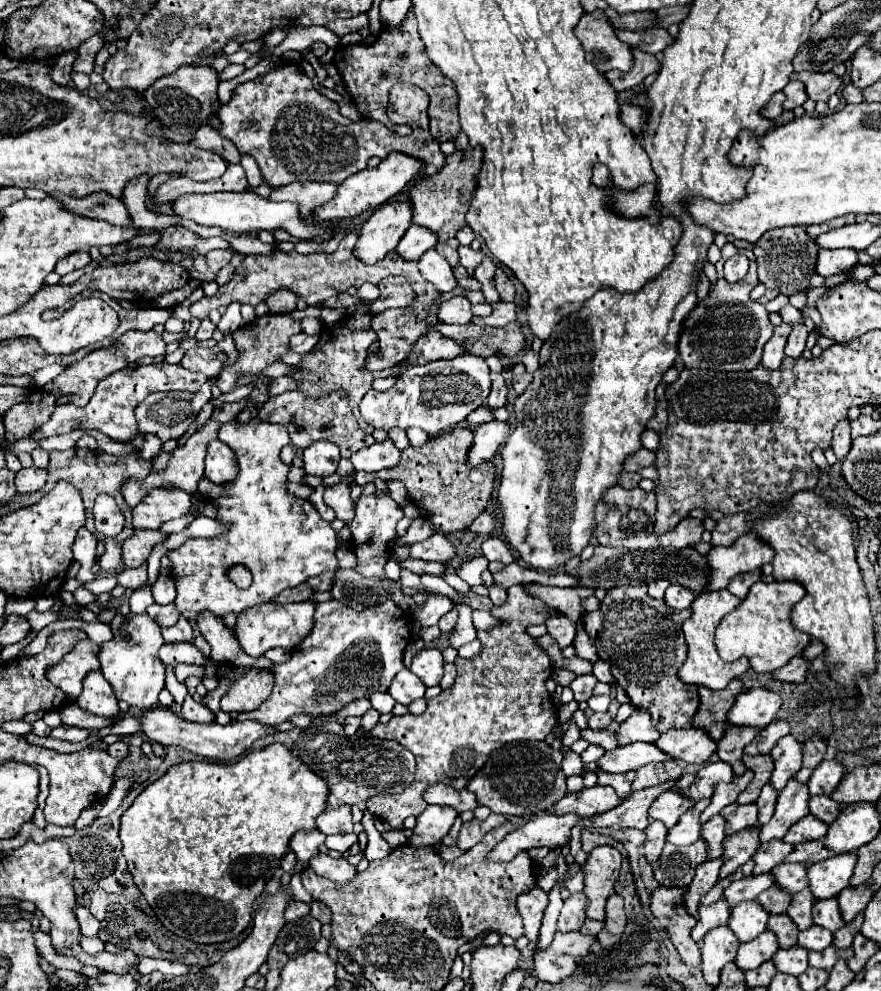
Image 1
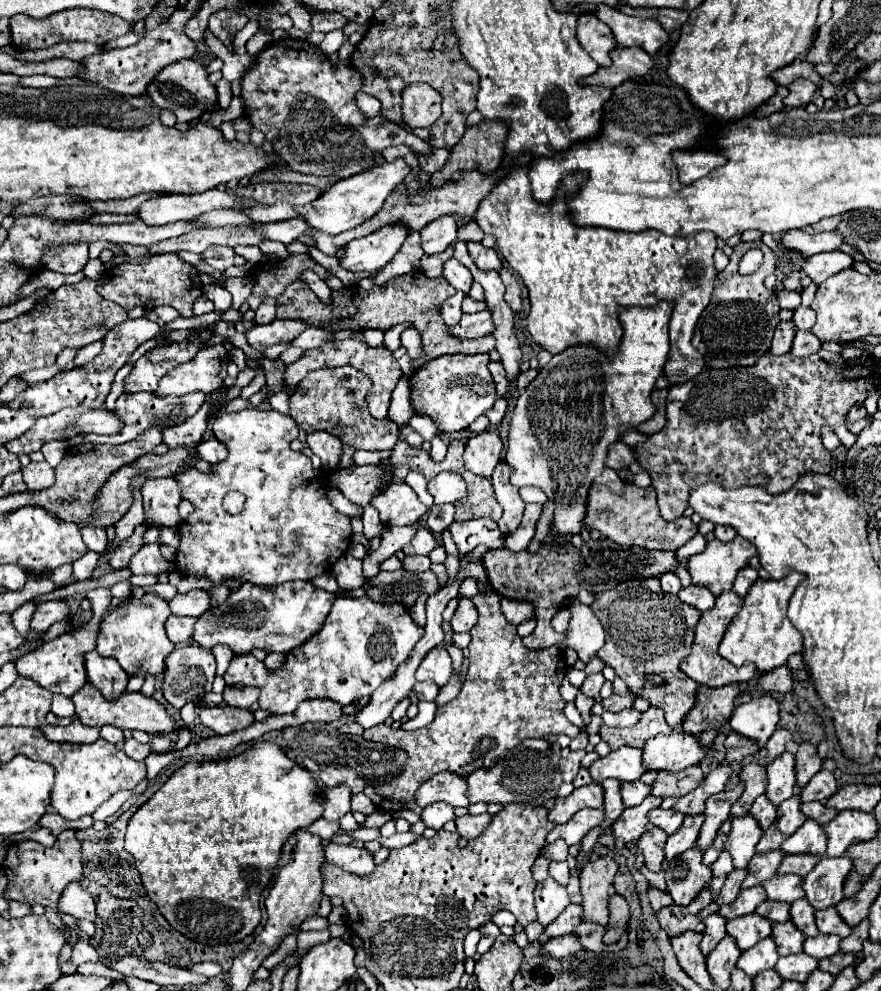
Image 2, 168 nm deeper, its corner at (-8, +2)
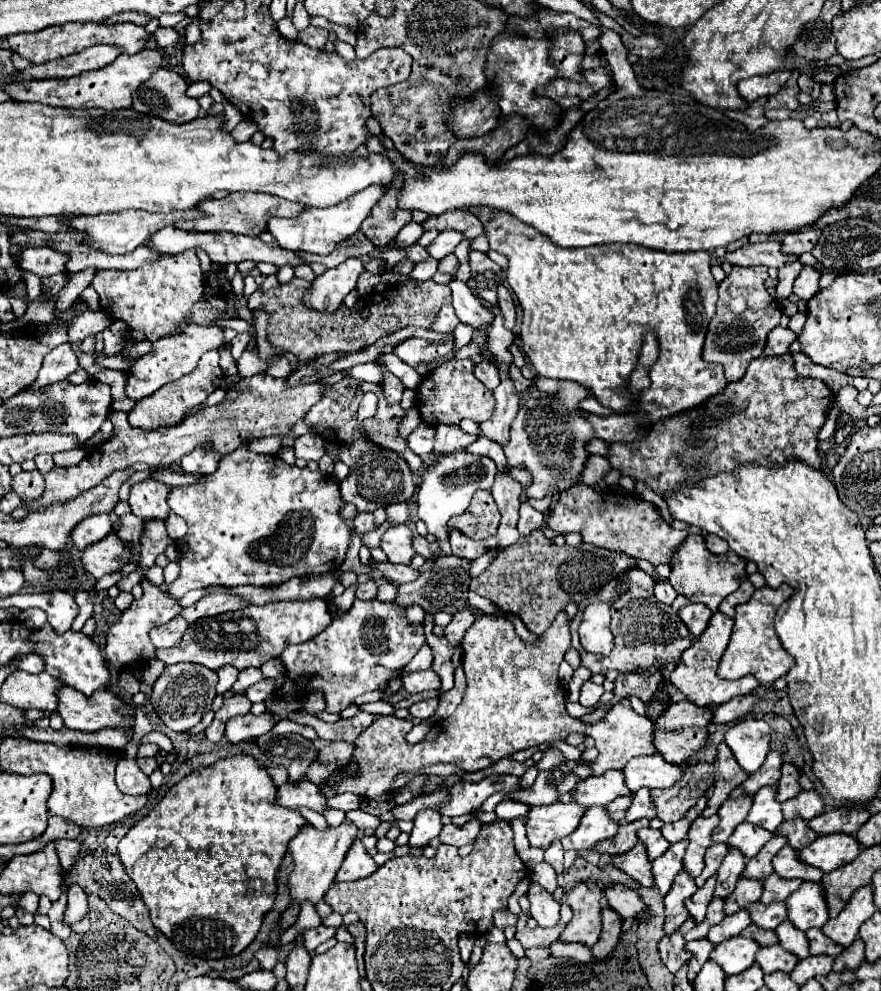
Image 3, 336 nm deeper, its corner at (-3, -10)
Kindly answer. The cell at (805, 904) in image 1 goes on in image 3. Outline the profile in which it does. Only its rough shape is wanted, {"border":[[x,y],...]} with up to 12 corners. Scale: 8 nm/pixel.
{"border":[[790,920],[778,928],[778,942],[800,958],[808,958],[806,934]]}

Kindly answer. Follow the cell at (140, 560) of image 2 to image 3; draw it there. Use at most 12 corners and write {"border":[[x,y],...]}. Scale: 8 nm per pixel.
{"border":[[162,520],[146,522],[140,568],[150,570],[172,544]]}

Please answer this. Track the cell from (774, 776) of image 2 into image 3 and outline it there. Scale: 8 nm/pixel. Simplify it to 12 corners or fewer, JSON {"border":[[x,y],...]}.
{"border":[[776,786],[760,788],[746,820],[774,832],[784,820]]}

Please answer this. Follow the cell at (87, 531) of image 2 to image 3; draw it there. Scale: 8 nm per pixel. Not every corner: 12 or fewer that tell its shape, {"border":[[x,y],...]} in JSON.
{"border":[[90,516],[72,540],[86,550],[110,534],[110,518]]}

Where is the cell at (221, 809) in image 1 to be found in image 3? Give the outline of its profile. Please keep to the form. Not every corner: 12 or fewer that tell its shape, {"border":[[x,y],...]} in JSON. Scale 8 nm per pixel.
{"border":[[252,756],[118,844],[180,952],[240,954],[308,824]]}

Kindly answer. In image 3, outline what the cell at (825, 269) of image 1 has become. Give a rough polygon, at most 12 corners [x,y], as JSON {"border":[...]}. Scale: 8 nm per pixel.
{"border":[[804,266],[794,294],[808,302],[820,290],[820,270]]}

